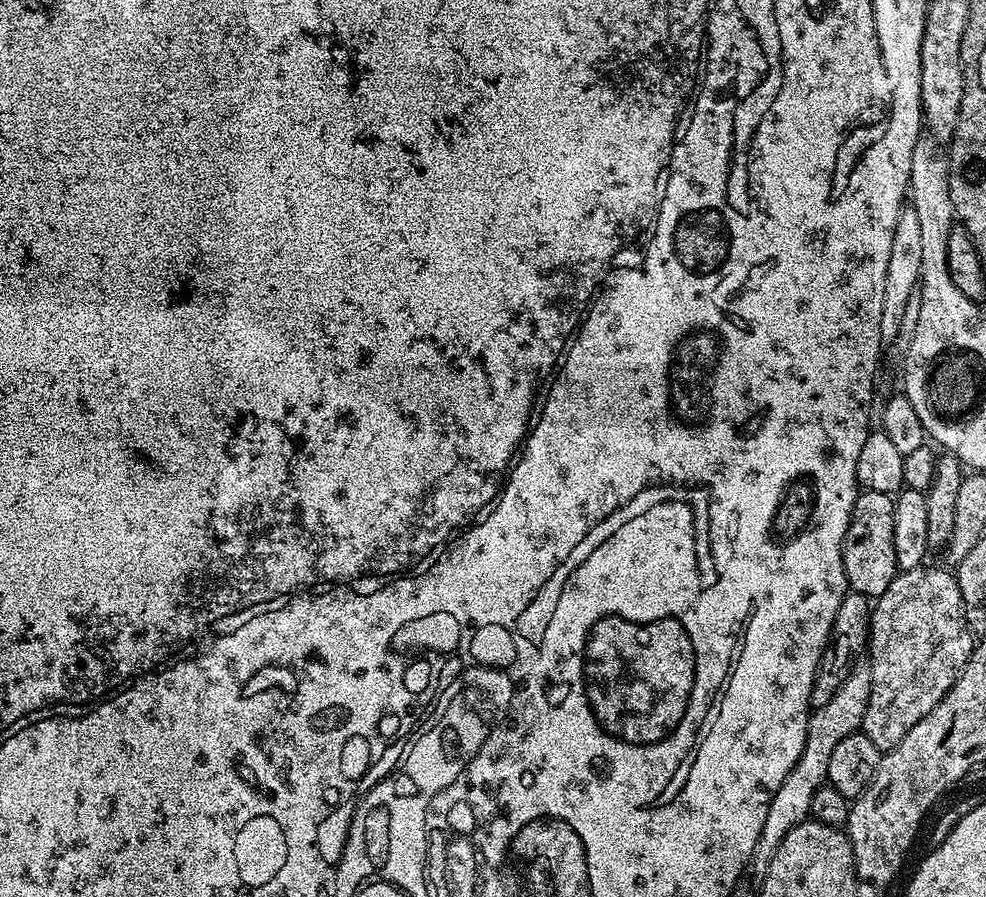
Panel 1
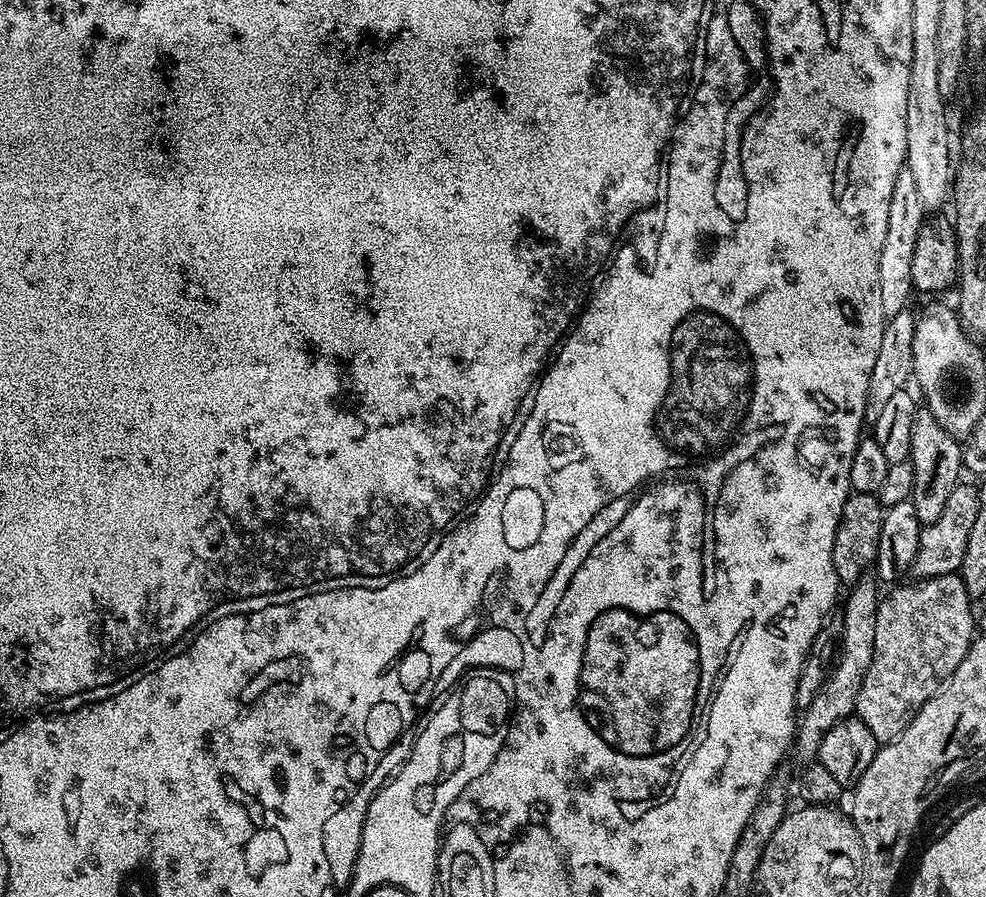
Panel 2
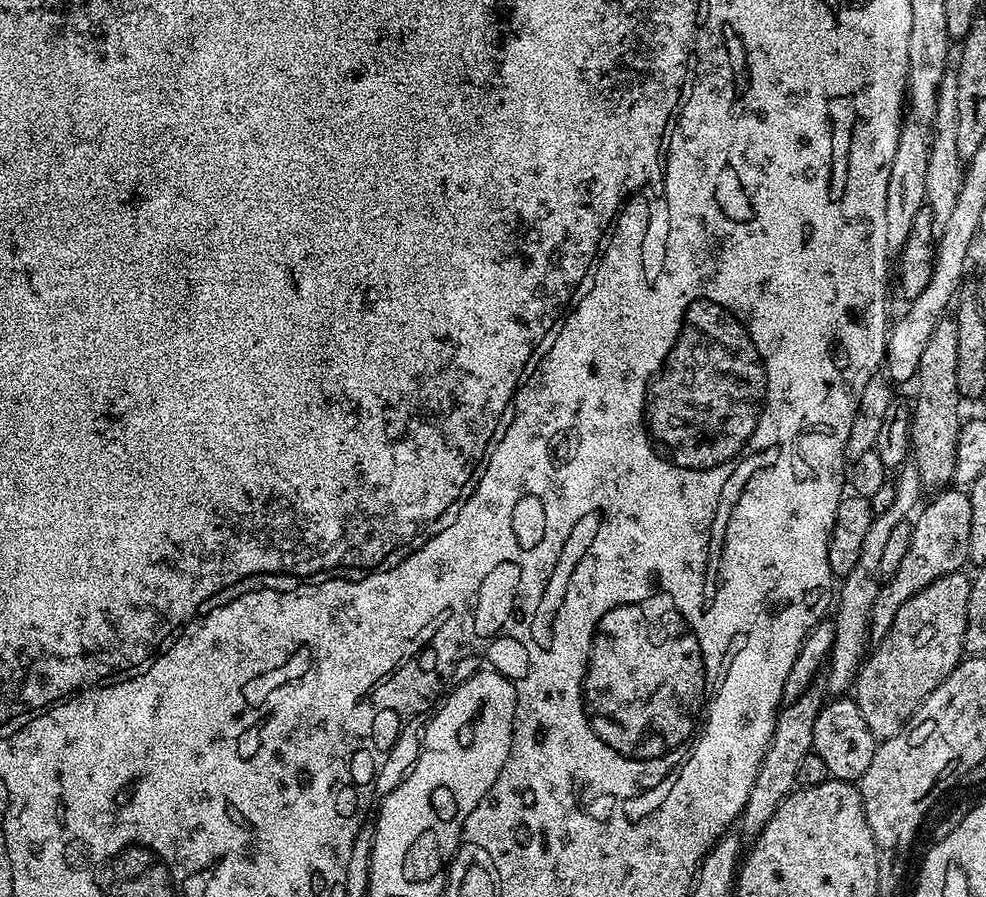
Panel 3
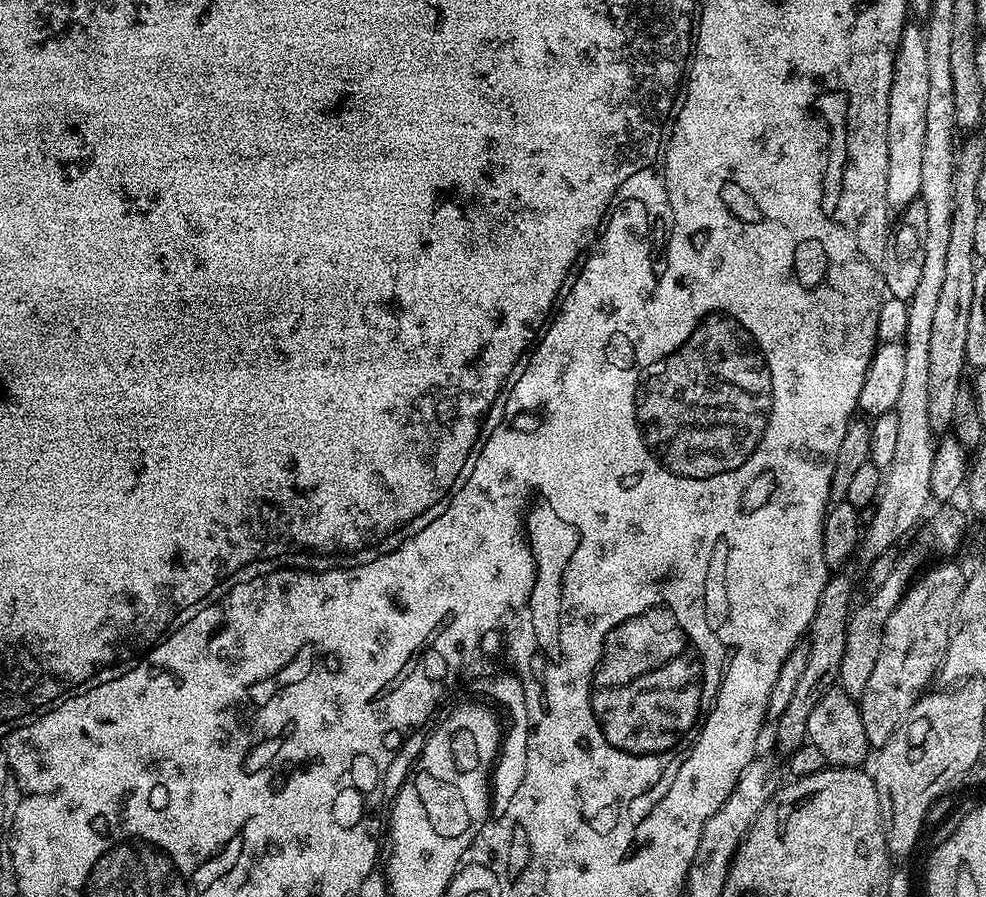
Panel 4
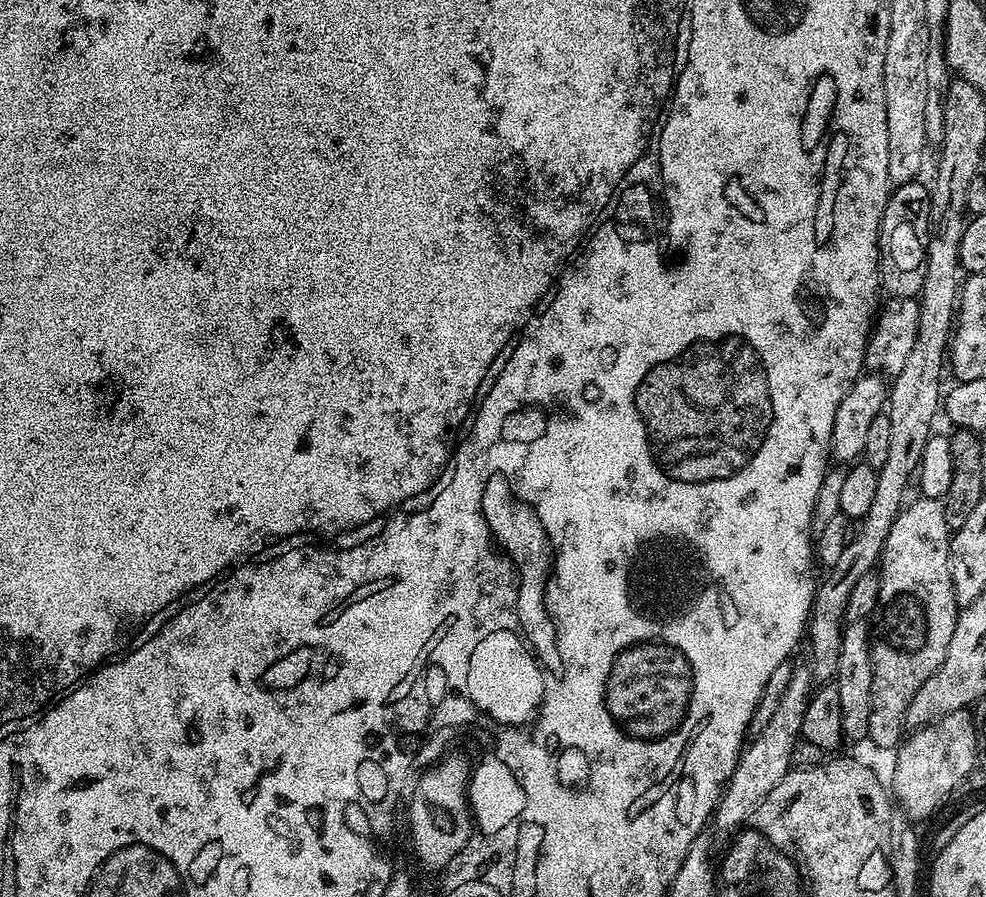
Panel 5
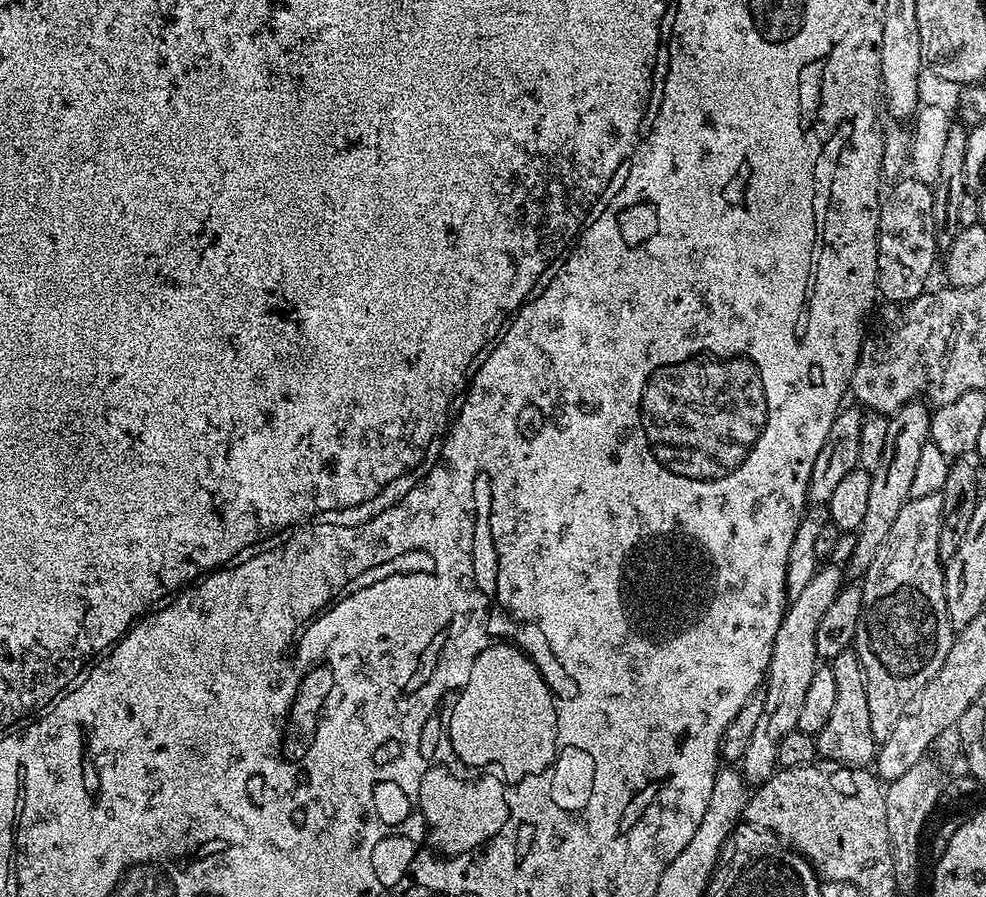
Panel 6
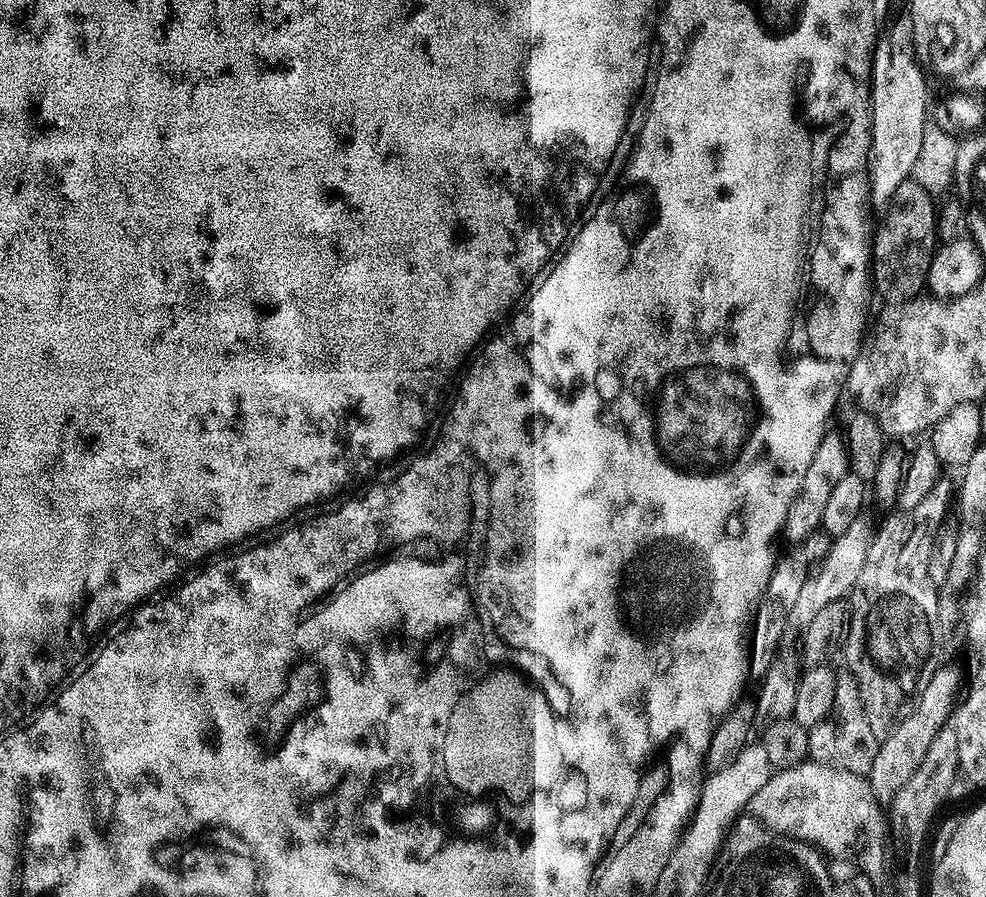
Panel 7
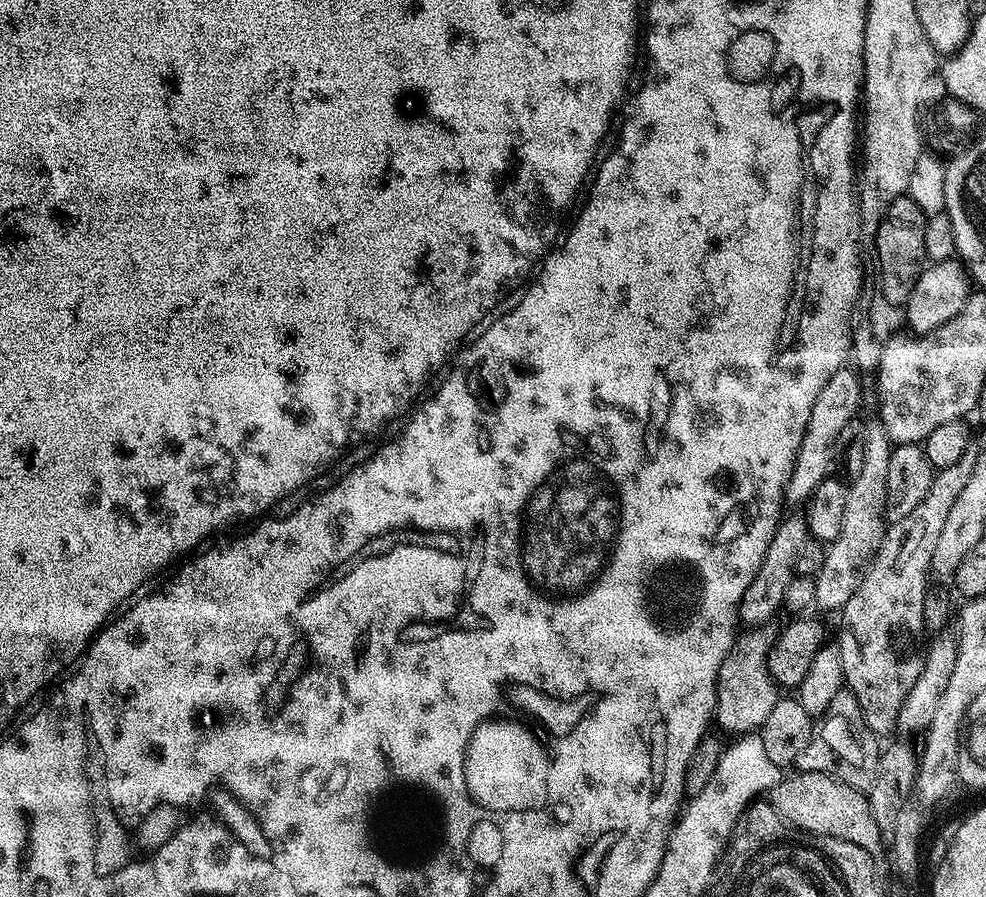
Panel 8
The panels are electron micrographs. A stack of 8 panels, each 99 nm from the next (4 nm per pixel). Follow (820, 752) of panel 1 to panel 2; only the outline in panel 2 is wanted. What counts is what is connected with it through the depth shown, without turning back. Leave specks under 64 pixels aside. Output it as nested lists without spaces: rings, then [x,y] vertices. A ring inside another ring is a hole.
[[[862,579],[847,589],[848,601],[844,604],[844,620],[839,621],[840,649],[835,657],[834,667],[829,671],[828,681],[822,686],[822,690],[818,690],[814,702],[810,702],[810,706],[798,716],[794,756],[796,752],[800,762],[815,761],[820,755],[820,743],[826,736],[826,730],[855,713],[858,690],[862,690],[862,678],[870,666],[870,658],[874,658],[874,622],[882,599],[882,592],[876,589],[877,581],[871,579]]]

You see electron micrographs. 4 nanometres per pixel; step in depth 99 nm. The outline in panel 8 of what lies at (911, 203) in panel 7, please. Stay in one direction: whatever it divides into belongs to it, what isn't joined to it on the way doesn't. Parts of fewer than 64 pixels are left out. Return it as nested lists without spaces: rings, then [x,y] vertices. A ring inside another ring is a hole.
[[[908,194],[894,198],[878,226],[876,262],[880,271],[882,297],[895,306],[907,305],[910,294],[923,274],[926,254],[926,222],[928,216]]]

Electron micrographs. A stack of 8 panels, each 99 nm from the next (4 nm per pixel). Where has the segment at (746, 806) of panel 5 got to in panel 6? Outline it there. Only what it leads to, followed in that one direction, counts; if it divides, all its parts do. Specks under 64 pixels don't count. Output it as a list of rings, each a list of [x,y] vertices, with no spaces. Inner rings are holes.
[[[821,567],[814,574],[814,578],[806,582],[802,594],[791,597],[790,603],[784,609],[784,617],[772,643],[772,657],[768,663],[766,683],[762,688],[762,718],[758,718],[758,727],[750,737],[750,746],[746,746],[746,754],[742,761],[742,775],[749,785],[759,786],[770,779],[778,768],[776,759],[782,738],[797,731],[796,723],[806,699],[806,690],[810,687],[810,681],[818,667],[818,622],[822,622],[822,614],[826,614],[826,609],[830,607],[830,602],[834,602],[841,587],[839,570]]]

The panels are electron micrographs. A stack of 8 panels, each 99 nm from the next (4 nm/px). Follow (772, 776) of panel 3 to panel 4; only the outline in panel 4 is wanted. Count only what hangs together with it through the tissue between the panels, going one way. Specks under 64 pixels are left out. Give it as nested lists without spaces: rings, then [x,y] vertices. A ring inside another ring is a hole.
[[[840,570],[829,575],[826,586],[822,590],[822,598],[818,598],[818,610],[814,610],[812,625],[809,626],[806,639],[810,646],[810,659],[806,661],[806,670],[794,689],[794,698],[782,714],[774,722],[776,728],[776,744],[784,754],[798,750],[808,739],[808,723],[814,706],[831,688],[837,687],[842,666],[842,653],[846,651],[846,626],[850,615],[852,600],[852,576],[848,570]]]

